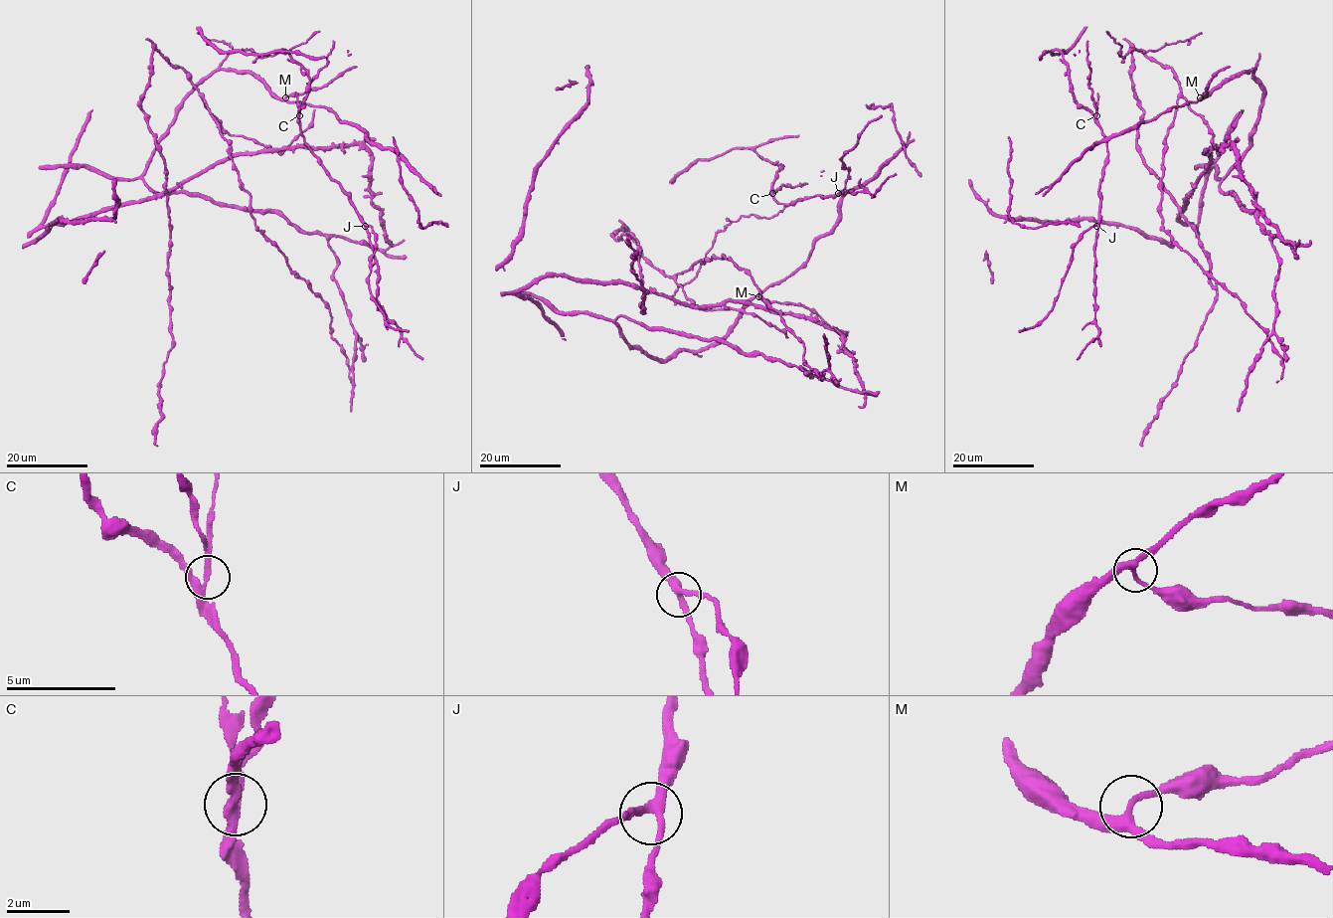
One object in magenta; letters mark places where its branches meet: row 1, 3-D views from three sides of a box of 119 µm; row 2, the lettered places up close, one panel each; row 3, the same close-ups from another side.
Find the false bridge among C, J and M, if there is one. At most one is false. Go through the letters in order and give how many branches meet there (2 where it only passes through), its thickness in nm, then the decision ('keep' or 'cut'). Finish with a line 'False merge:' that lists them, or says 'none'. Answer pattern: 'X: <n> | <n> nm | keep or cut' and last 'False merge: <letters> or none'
C: 3 | 240 nm | cut
J: 3 | 280 nm | keep
M: 3 | 280 nm | keep
False merge: C

